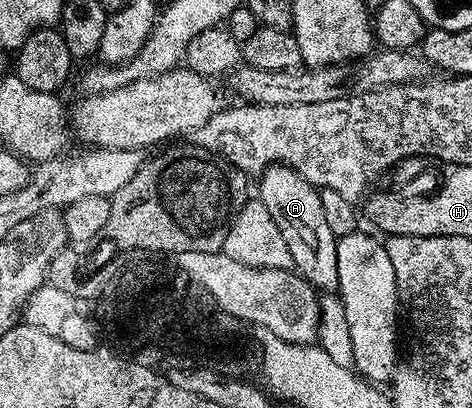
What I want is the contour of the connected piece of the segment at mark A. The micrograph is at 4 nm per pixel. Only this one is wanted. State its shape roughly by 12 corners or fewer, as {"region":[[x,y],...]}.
{"region":[[270,165],[257,200],[268,207],[294,269],[337,290],[338,238],[321,192]]}

